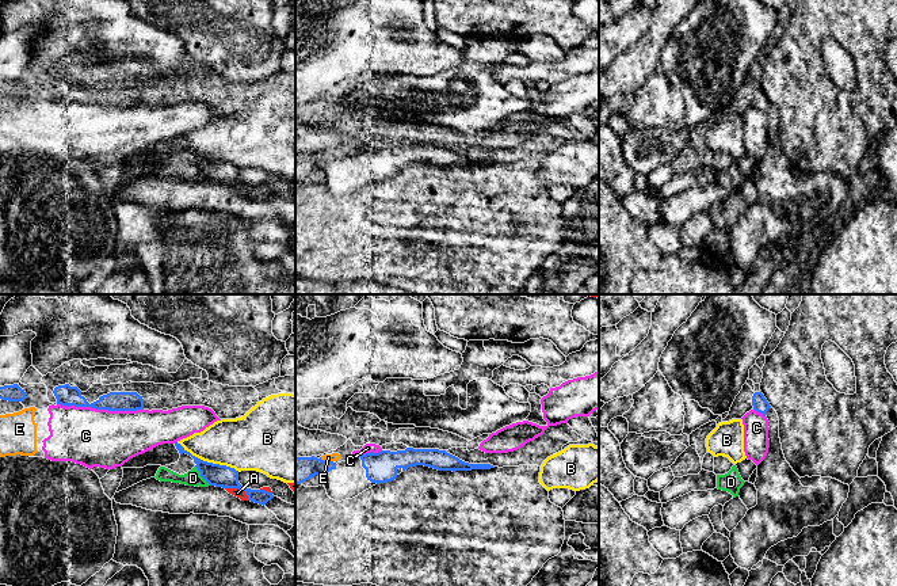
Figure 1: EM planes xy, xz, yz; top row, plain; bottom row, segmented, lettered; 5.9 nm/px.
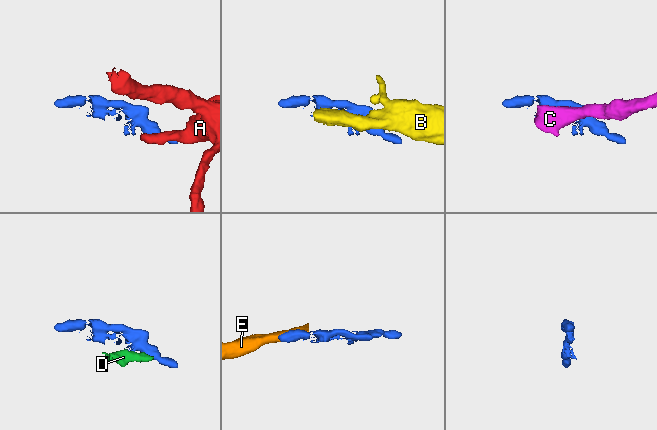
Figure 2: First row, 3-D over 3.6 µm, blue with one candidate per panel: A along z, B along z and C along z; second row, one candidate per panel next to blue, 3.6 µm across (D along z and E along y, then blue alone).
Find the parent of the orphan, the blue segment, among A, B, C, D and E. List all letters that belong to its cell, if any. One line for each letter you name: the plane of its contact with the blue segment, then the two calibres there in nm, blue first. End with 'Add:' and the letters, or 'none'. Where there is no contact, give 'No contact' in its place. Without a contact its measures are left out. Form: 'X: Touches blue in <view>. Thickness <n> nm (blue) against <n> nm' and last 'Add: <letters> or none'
Add: none

